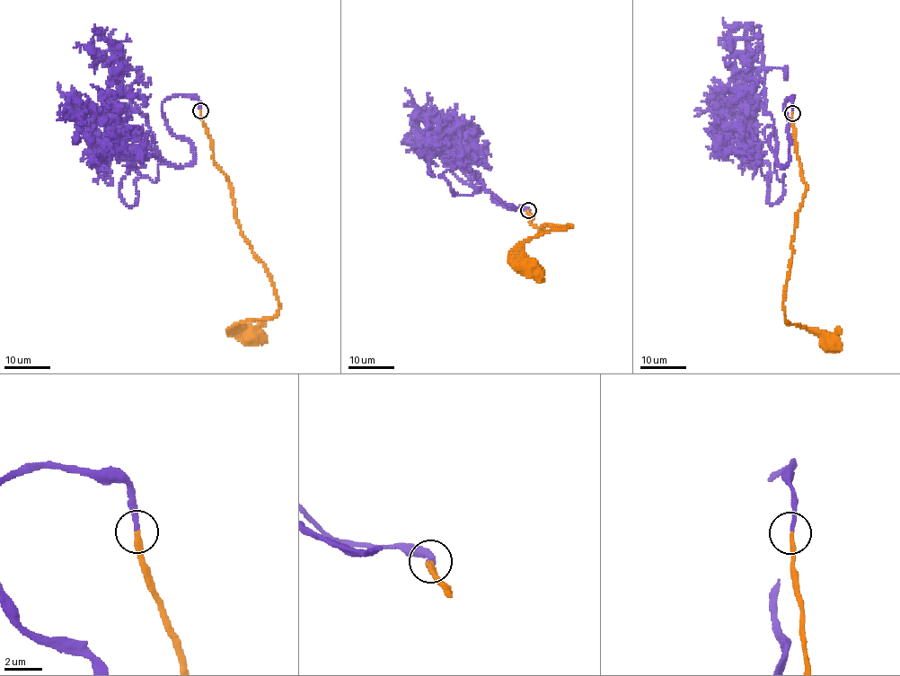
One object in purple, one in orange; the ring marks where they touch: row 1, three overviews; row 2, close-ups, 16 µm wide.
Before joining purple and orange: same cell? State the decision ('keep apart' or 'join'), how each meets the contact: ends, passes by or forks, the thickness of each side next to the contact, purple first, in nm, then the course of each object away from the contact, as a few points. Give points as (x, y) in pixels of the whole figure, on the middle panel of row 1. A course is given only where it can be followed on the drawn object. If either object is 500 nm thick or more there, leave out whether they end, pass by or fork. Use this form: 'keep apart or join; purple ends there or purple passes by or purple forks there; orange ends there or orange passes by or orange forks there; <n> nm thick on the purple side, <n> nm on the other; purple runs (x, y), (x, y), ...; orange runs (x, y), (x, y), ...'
join; purple ends there; orange ends there; 240 nm thick on the purple side, 280 nm on the other; purple runs (527, 211), (492, 201), (514, 207), (476, 172), (416, 147), (415, 131), (402, 144); orange runs (527, 210), (540, 233), (545, 225), (571, 227), (552, 229), (524, 243), (523, 253), (536, 267), (530, 268)

